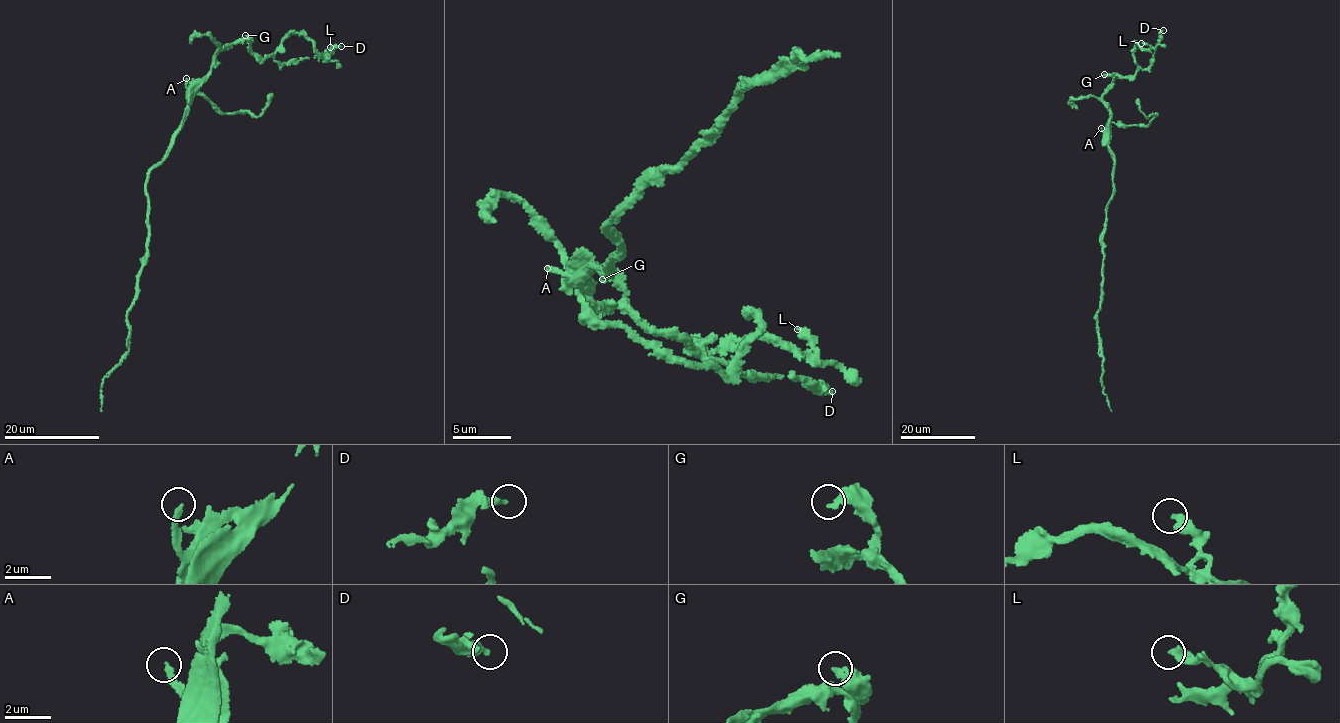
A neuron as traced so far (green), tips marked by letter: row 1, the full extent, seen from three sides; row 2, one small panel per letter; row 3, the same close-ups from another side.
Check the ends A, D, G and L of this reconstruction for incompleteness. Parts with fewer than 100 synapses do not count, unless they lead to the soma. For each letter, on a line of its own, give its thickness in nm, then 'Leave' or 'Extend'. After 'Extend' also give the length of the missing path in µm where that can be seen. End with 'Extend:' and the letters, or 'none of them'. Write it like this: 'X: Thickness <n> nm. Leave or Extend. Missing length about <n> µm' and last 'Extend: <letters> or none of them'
A: Thickness 240 nm. Extend. Missing length about 20 µm
D: Thickness 240 nm. Leave
G: Thickness 320 nm. Leave
L: Thickness 400 nm. Leave
Extend: A

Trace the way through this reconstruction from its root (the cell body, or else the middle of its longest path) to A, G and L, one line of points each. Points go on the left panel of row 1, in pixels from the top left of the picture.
A: (168, 150), (172, 134), (181, 126), (187, 107), (186, 78)
G: (168, 150), (172, 134), (181, 126), (194, 87), (210, 73), (214, 55), (228, 44), (251, 41), (245, 35)
L: (168, 150), (194, 87), (228, 44), (248, 41), (262, 59), (294, 31), (322, 55), (330, 47)

